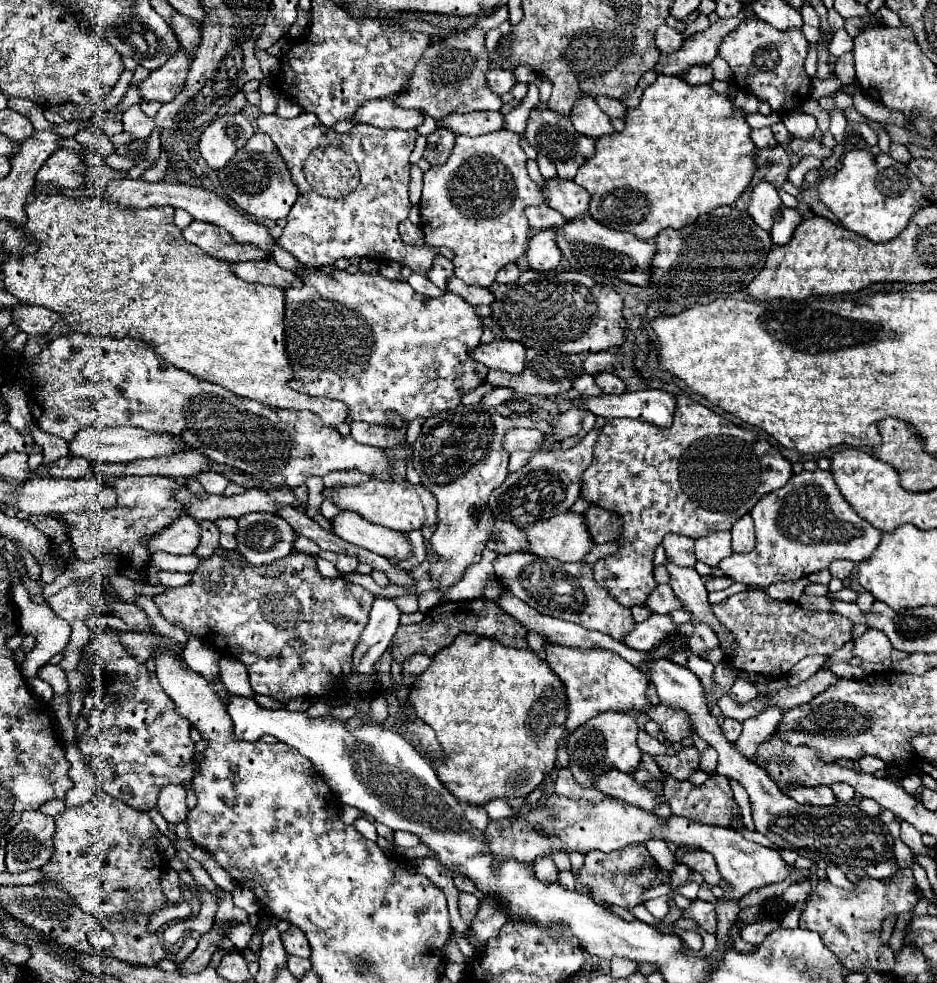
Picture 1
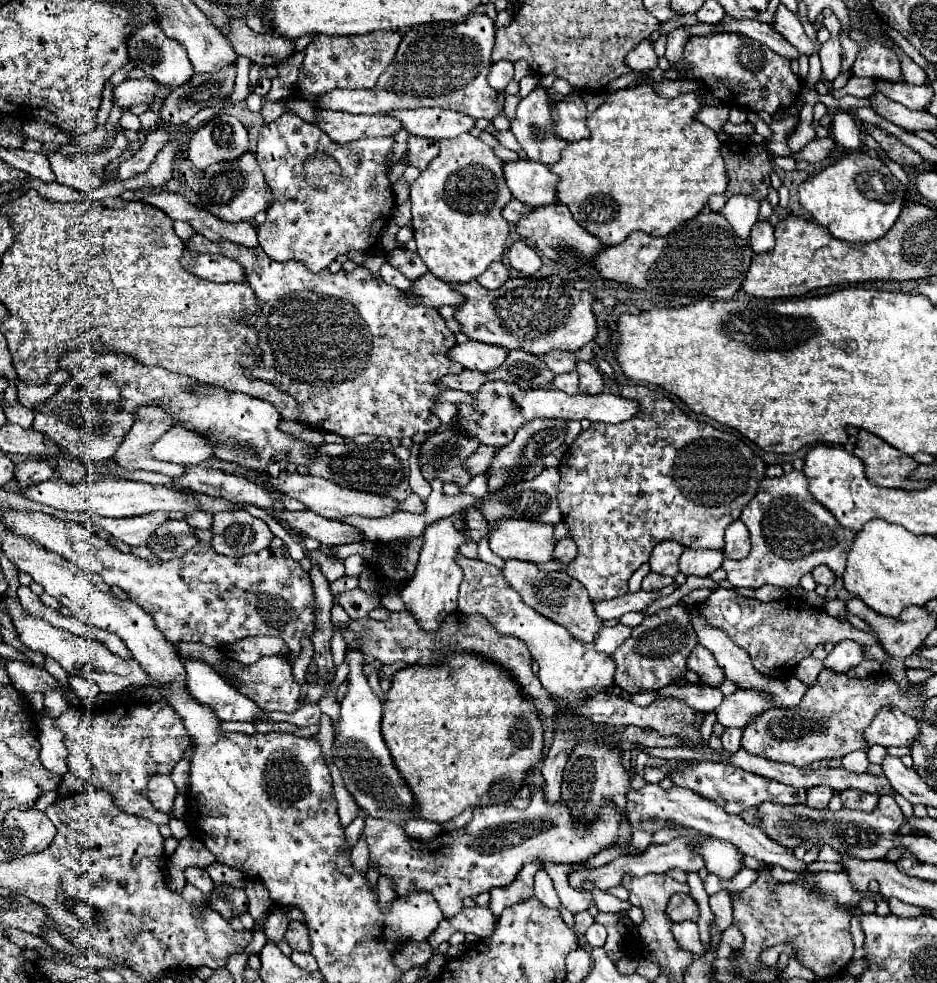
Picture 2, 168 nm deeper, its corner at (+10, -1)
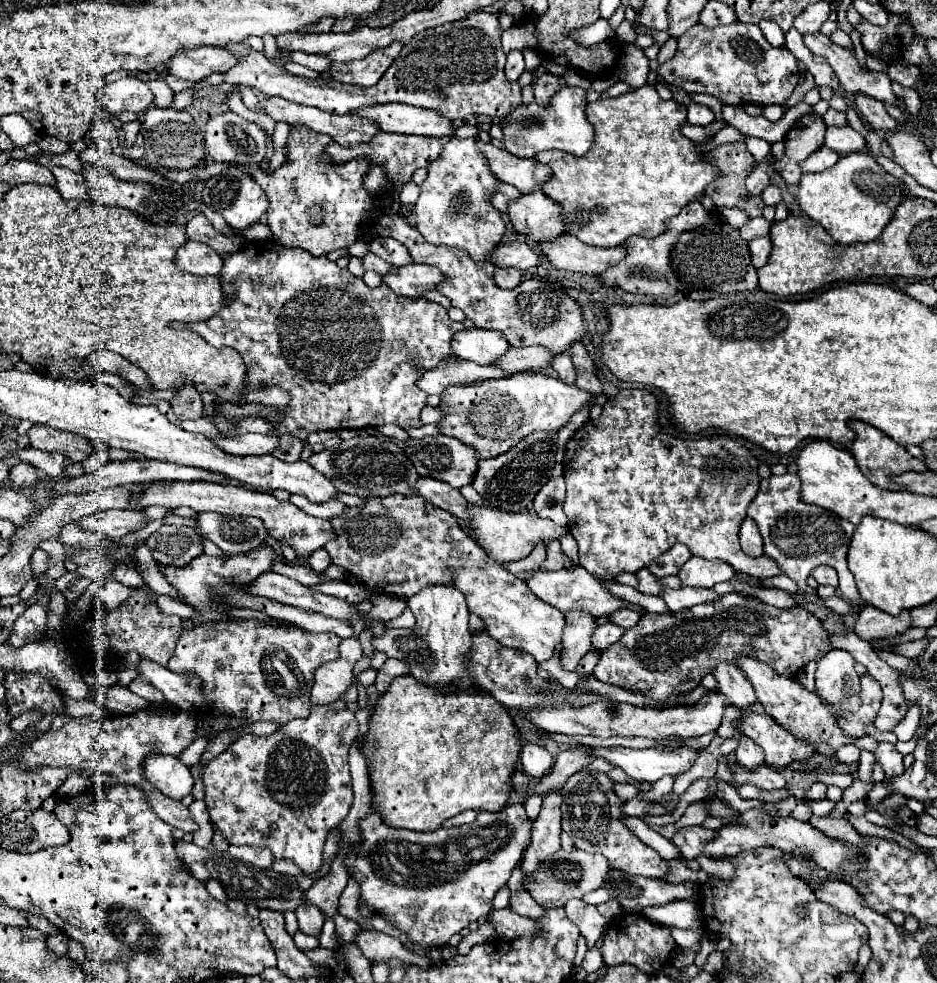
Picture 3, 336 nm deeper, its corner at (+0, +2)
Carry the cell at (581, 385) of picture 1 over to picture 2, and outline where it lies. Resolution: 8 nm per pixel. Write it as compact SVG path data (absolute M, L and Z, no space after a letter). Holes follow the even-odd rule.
M576 372L558 374L552 384L554 384L558 390L562 390L562 392L566 392L566 394L572 394L572 396L580 392L580 390L578 390L578 376L576 376Z

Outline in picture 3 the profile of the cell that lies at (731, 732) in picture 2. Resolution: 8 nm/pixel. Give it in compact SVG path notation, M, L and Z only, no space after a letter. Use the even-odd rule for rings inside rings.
M740 737L738 743L740 745L736 749L736 761L740 767L754 771L760 765L764 765L764 751L754 741L750 741L748 737Z

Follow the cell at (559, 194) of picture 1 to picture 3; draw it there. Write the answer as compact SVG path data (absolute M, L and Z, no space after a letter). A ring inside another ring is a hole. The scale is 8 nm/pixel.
M476 137L476 147L486 157L492 175L502 183L514 185L520 193L532 193L534 189L542 187L542 181L550 179L550 167L536 159L514 157L492 143L484 143L480 137Z

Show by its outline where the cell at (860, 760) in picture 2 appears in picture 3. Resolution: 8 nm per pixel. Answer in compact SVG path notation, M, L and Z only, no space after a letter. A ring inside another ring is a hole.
M844 745L838 751L838 761L842 761L842 763L856 763L858 759L860 759L860 749L854 745Z

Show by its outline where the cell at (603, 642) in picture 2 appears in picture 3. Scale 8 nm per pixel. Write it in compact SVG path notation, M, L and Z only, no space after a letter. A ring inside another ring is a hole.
M604 623L604 625L600 625L600 627L594 629L592 647L604 651L604 649L608 649L612 643L616 643L616 641L622 637L622 633L624 633L622 627L618 627L618 625L614 625L614 623Z

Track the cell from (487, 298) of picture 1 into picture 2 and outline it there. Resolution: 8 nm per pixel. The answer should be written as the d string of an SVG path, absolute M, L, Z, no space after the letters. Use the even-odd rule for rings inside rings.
M424 274L420 280L416 280L416 288L412 290L412 294L418 298L416 302L420 304L428 304L432 308L440 308L440 306L454 306L458 308L460 304L464 304L464 296L460 296L460 292L456 292L454 288L450 288L450 284L446 284L444 280L436 278L434 274Z

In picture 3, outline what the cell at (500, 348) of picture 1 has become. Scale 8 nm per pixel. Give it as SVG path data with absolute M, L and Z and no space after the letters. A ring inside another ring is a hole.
M462 329L452 337L452 351L460 359L474 361L478 365L492 365L502 353L508 351L508 341L502 333L492 329Z

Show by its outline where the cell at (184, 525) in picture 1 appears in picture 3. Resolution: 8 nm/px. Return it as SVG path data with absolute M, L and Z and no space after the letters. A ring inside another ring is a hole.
M108 509L108 511L98 511L92 515L86 515L76 523L84 531L108 535L112 539L120 539L122 535L128 535L128 533L144 527L144 513L132 511L132 509L124 509L124 511L122 509Z

